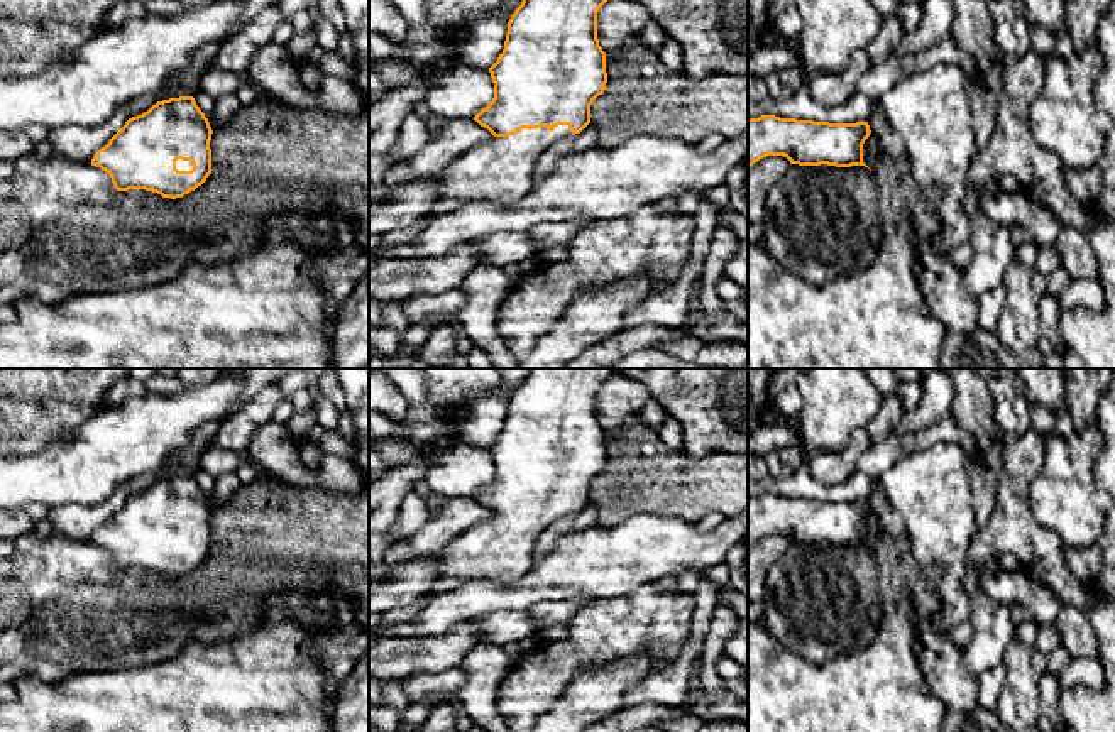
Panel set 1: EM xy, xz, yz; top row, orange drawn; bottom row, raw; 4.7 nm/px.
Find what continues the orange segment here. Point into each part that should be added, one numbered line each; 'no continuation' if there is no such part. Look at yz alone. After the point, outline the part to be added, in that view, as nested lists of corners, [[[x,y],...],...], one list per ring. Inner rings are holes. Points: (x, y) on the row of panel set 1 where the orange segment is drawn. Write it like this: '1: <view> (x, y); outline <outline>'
no continuation

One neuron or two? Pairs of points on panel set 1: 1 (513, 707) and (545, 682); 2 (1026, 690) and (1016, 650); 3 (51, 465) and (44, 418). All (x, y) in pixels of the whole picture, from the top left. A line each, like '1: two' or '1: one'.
1: one
2: one
3: two

